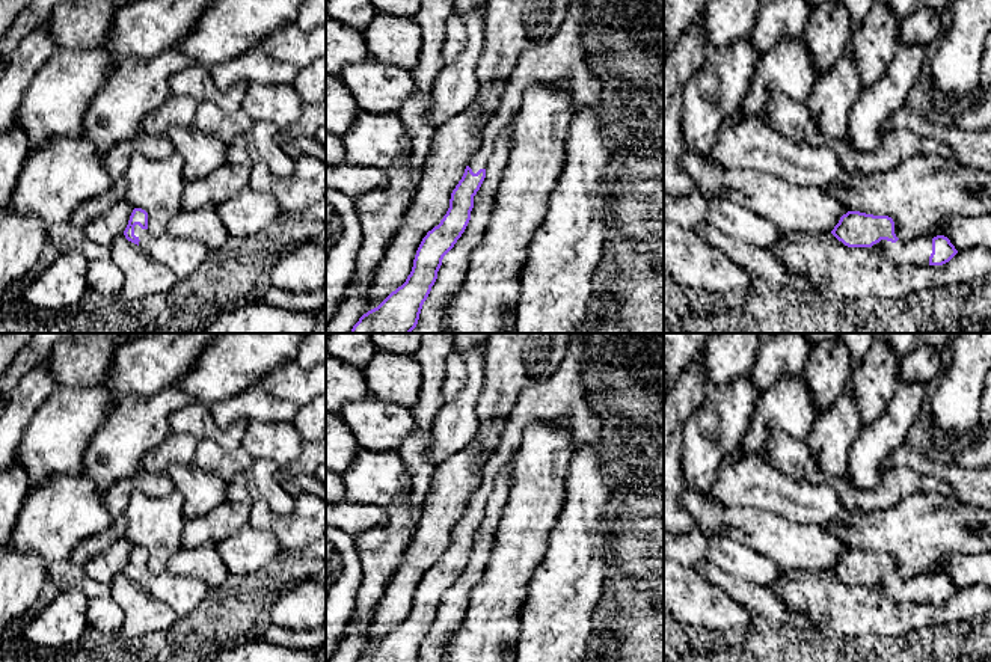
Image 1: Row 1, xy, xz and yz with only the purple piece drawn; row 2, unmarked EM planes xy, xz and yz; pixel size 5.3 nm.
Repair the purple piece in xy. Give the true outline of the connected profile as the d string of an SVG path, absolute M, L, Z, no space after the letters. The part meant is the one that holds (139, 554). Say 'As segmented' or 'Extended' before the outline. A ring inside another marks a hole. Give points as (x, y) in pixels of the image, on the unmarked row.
Extended. M142 546L133 547L124 573L178 617L190 614L210 593L201 579L173 576L169 572L152 575L148 569L148 550Z

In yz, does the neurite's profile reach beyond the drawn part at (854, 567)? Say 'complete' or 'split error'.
split error

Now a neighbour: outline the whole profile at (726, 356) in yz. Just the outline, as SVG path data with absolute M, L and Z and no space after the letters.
M707 333L700 356L710 388L751 375L759 344L760 333Z

